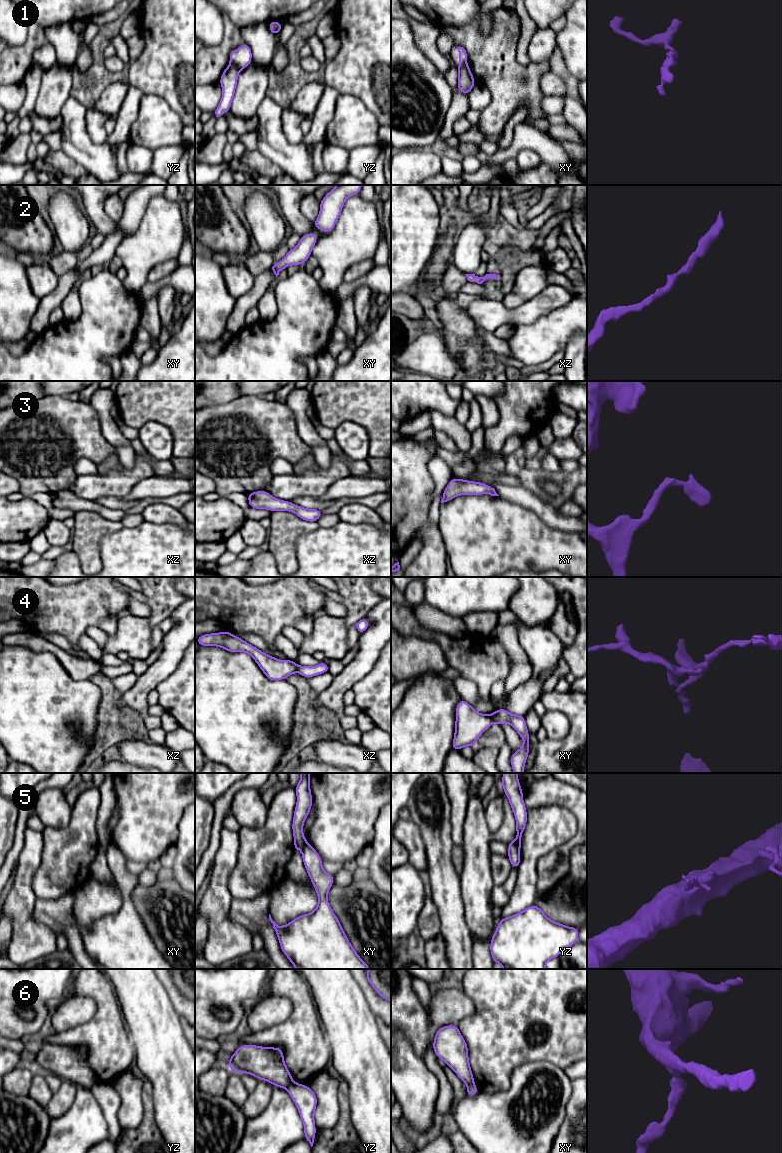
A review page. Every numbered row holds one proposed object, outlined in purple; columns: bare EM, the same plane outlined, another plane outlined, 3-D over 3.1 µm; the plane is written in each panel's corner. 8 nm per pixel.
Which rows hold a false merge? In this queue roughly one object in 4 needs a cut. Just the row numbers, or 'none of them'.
1, 4, 5, 6

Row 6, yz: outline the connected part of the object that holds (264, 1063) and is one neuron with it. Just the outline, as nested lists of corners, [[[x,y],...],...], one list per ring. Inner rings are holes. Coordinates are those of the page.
[[[241,1045],[229,1057],[227,1066],[232,1071],[251,1074],[258,1080],[268,1081],[280,1088],[287,1088],[293,1083],[281,1048]]]

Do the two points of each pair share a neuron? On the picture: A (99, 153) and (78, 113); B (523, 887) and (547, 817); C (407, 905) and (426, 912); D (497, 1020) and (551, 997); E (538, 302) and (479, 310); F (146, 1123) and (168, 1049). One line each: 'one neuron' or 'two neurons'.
A: one neuron
B: one neuron
C: two neurons
D: one neuron
E: one neuron
F: two neurons

